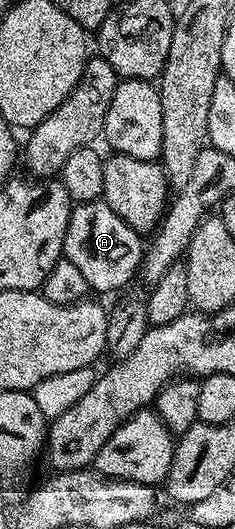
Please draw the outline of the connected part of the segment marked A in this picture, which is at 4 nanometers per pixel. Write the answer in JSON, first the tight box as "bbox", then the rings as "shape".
{"bbox":[63,200,143,294],"shape":[[[104,200],[74,205],[67,224],[63,256],[79,268],[90,291],[109,294],[121,290],[138,273],[143,257],[143,238],[128,226]]]}

